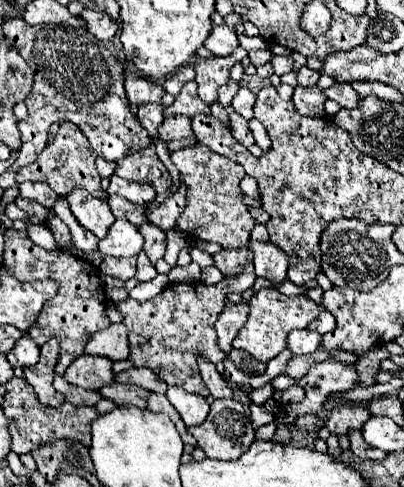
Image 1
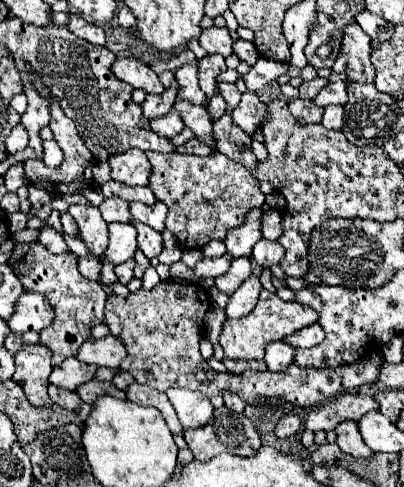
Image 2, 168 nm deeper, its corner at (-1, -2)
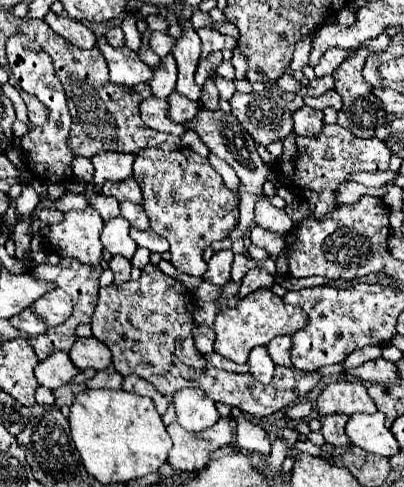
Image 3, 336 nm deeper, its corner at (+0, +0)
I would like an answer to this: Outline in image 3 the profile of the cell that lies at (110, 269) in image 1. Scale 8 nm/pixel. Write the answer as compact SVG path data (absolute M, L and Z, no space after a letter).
M115 255L115 257L109 261L109 269L111 269L113 275L115 275L115 279L113 279L115 285L127 283L127 281L131 279L131 263L129 263L125 257Z

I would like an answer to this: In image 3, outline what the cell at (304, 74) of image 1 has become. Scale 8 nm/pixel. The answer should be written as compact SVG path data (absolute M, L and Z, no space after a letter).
M325 75L325 77L321 77L321 79L313 79L313 81L309 81L309 85L307 85L307 87L301 87L299 95L319 97L319 95L323 95L325 91L333 89L333 85L335 85L333 77L331 77L331 75Z

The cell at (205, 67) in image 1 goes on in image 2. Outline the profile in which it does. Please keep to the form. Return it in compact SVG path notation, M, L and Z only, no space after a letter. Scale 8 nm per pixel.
M206 55L198 61L198 67L200 67L200 87L202 91L212 97L216 95L216 87L218 87L218 75L224 73L228 67L226 67L226 59L222 55Z

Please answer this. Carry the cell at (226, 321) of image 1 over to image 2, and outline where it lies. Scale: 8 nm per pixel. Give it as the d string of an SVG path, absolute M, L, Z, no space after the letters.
M250 275L240 287L238 291L234 291L230 295L230 301L226 305L226 319L240 319L244 315L248 315L258 301L258 293L260 293L262 285L258 281L258 277Z

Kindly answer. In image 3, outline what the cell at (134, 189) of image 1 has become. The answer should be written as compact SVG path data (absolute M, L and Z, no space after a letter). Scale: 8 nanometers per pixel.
M127 179L127 181L117 181L117 183L107 183L103 185L103 195L109 195L109 197L115 197L117 201L131 201L131 203L141 203L143 197L141 197L141 189L137 185L135 179Z

